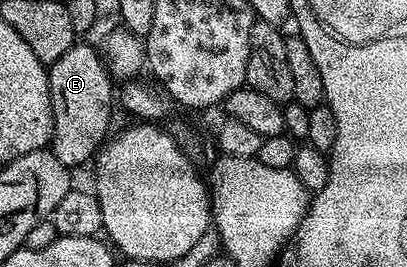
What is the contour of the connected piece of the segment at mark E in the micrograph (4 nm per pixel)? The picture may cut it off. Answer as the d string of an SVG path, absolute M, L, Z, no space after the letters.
M75 44L48 68L50 99L54 127L50 133L49 149L67 168L82 166L103 149L110 130L110 117L116 110L116 86L95 47Z

